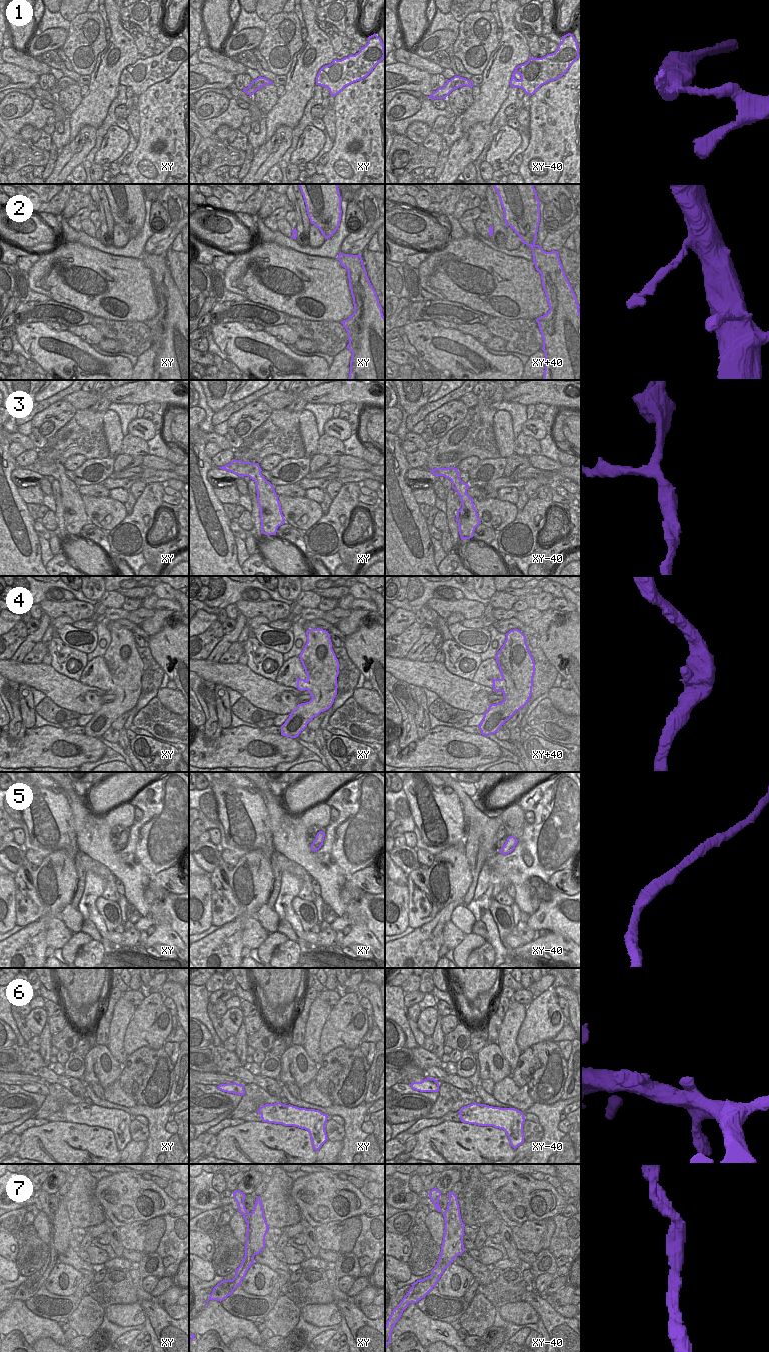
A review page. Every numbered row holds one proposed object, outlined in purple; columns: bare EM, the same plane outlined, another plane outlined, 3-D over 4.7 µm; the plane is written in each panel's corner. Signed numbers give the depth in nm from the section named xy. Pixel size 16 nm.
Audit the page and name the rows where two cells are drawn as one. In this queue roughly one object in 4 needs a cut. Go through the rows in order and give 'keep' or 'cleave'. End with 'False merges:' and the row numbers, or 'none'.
1: cleave
2: cleave
3: keep
4: cleave
5: keep
6: keep
7: cleave
False merges: 1, 2, 4, 7

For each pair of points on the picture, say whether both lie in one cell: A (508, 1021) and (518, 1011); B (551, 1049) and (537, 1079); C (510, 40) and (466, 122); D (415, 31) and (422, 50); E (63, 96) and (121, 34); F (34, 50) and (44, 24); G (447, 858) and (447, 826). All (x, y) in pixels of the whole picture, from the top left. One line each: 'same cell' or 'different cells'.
A: same cell
B: same cell
C: same cell
D: different cells
E: different cells
F: different cells
G: different cells

